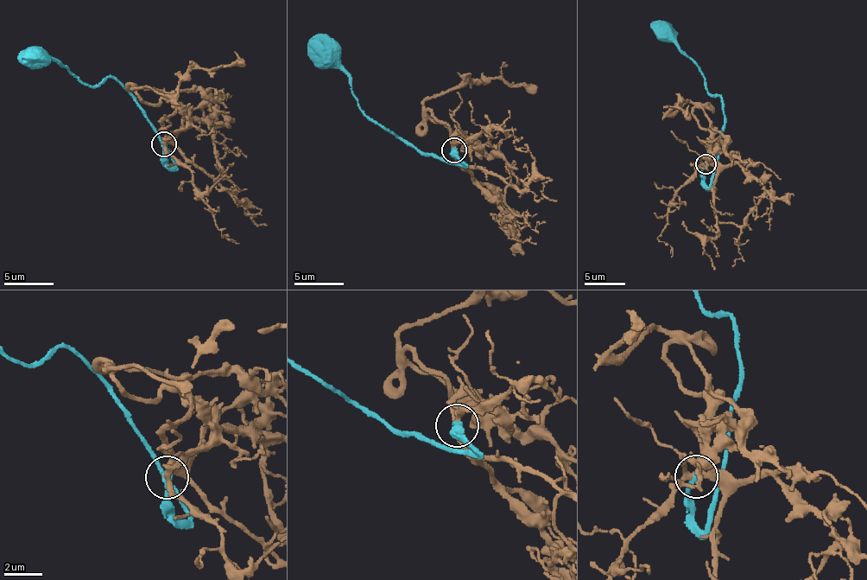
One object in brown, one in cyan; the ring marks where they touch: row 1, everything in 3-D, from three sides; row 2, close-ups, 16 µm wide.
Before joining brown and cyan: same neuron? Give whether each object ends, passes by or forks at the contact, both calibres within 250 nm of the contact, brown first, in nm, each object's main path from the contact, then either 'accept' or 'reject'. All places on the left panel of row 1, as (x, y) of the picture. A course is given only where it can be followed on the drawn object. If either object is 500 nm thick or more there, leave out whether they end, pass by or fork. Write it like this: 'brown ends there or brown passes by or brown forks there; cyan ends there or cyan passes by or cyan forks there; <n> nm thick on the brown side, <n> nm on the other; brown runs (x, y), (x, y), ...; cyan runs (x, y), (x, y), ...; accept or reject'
brown forks there; cyan ends there; 240 nm thick on the brown side, 300 nm on the other; brown runs (163, 145), (166, 119), (173, 113), (174, 104), (161, 92), (134, 87), (173, 95), (195, 68), (244, 62); cyan runs (163, 145), (166, 164), (174, 165), (154, 124), (114, 79), (87, 86), (54, 60), (32, 65), (20, 59); accept

